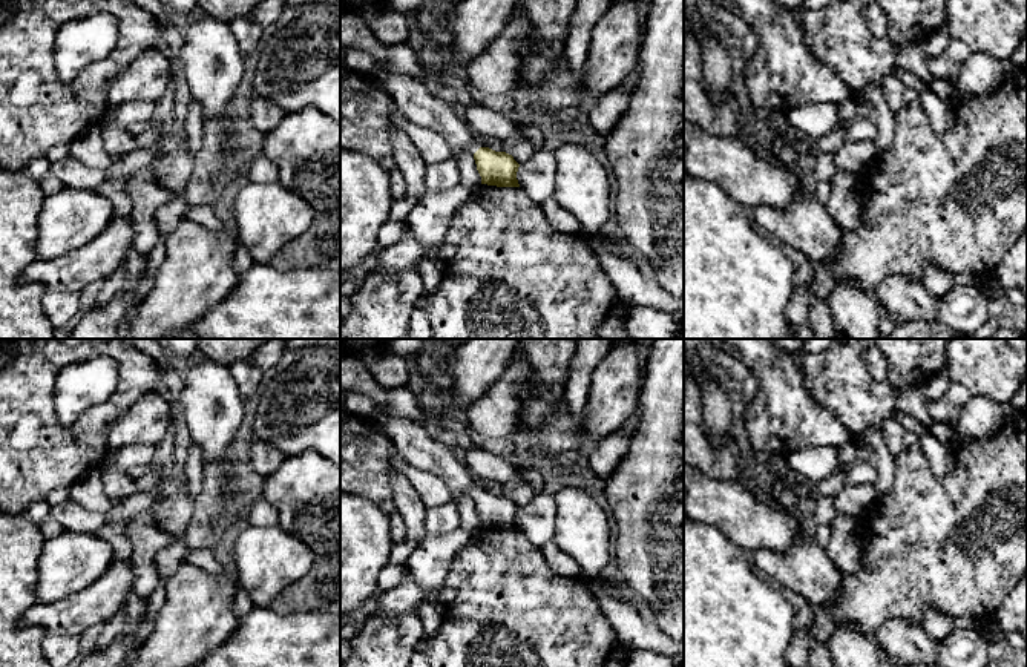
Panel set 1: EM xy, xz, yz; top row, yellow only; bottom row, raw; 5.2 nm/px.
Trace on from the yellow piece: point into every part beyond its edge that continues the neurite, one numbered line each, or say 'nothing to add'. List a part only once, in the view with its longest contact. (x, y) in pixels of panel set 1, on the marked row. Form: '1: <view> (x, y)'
1: xz (413, 100)

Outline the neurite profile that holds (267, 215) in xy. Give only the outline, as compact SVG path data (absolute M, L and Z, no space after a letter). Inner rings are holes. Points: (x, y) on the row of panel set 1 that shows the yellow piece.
M248 181L238 193L233 216L238 242L254 262L270 264L284 245L311 225L317 213L279 181Z

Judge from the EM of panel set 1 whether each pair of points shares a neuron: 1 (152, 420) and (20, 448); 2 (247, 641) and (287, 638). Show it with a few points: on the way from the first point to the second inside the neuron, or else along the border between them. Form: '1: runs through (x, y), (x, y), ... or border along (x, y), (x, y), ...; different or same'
1: border along (131, 405), (106, 427), (104, 442), (108, 448); different
2: runs through (256, 641), (278, 641); same

